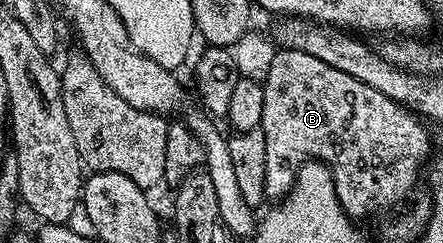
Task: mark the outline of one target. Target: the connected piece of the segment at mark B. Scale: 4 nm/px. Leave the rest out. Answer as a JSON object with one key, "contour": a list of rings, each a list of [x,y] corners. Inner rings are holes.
{"contour":[[[279,48],[272,59],[264,87],[264,115],[261,129],[264,131],[264,144],[268,146],[268,164],[264,167],[266,196],[281,199],[290,192],[300,167],[308,161],[320,161],[330,168],[334,176],[334,186],[342,210],[351,219],[368,218],[366,210],[366,88],[368,83],[328,67],[324,59],[308,55],[299,49]]]}

